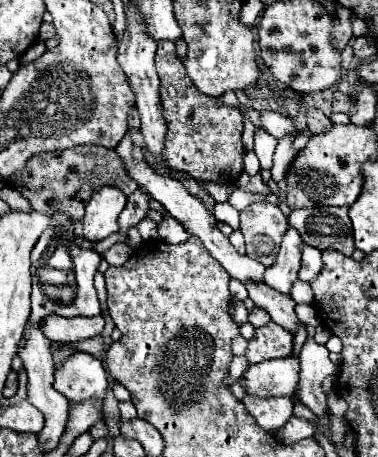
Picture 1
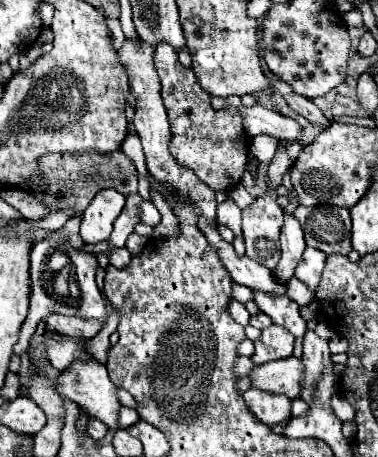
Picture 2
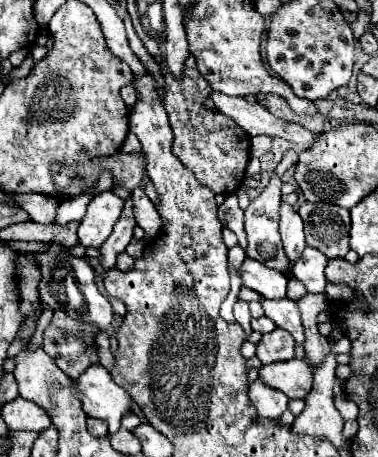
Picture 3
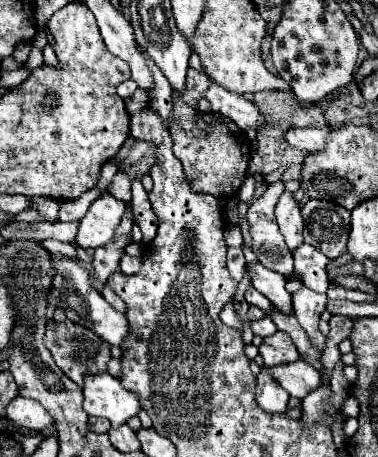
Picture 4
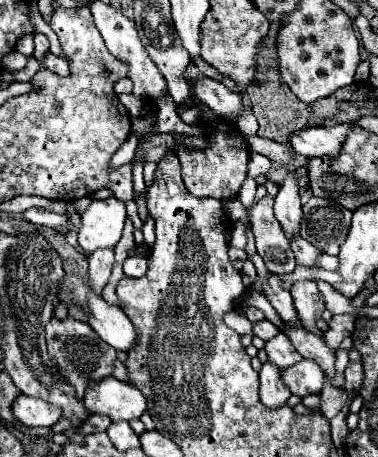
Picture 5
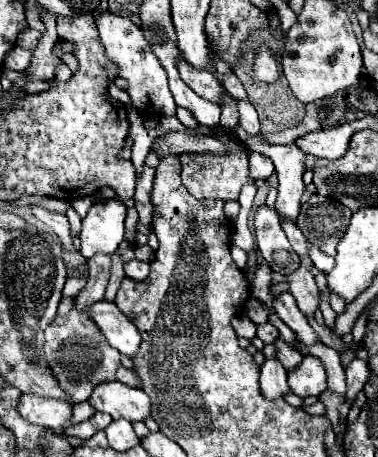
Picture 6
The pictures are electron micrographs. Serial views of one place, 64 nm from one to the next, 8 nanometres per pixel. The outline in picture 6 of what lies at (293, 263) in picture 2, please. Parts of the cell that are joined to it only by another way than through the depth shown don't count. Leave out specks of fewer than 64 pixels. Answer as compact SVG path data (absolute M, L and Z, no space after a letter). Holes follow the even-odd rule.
M260 134L250 136L246 140L246 146L248 146L248 150L260 152L274 162L278 182L280 182L274 210L280 216L286 216L286 220L294 222L300 214L300 196L304 192L302 174L306 172L306 168L304 168L306 154L296 144L286 144L286 146L266 144Z

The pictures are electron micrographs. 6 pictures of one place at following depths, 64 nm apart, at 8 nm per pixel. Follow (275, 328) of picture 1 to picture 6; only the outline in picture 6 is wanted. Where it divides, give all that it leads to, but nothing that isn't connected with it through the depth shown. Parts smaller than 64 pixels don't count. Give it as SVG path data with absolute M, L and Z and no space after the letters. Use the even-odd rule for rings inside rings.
M278 338L274 346L276 346L276 354L274 356L276 356L276 360L280 360L280 364L286 370L292 370L292 368L296 368L302 362L302 354L296 348L288 346L282 338Z

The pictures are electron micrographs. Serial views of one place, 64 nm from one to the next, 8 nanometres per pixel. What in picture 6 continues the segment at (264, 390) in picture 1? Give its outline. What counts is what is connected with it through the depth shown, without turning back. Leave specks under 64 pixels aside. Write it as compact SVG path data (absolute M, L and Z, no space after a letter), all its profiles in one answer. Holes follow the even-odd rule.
M306 356L296 370L288 372L288 386L300 398L320 396L326 390L326 372L322 362L314 356Z

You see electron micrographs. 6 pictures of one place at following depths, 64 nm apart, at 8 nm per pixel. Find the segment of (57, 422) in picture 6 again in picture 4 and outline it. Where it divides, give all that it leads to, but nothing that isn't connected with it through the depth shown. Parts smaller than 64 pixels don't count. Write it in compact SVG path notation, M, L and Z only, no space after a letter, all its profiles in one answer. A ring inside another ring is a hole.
M16 396L6 406L6 418L16 426L28 428L34 432L42 432L54 422L54 418L44 410L44 406L40 406L40 402L32 398L22 398L22 396Z

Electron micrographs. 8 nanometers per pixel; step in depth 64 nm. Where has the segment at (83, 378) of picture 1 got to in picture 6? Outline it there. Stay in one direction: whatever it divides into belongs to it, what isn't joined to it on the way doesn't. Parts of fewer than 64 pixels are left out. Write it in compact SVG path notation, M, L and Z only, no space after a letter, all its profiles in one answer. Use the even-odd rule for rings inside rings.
M118 380L96 386L88 402L98 412L110 414L114 420L126 418L128 422L138 422L150 416L148 394L140 388L130 388Z

